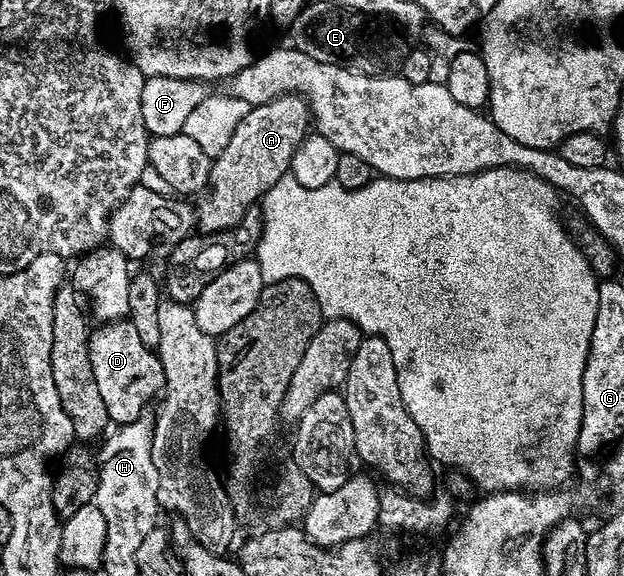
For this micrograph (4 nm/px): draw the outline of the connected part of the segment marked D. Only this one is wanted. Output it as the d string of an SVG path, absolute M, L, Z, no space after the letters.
M128 318L110 320L96 327L88 337L90 366L94 366L94 379L102 393L102 402L106 402L109 421L113 425L134 422L134 418L145 415L144 407L164 391L163 364L157 353L142 342Z

